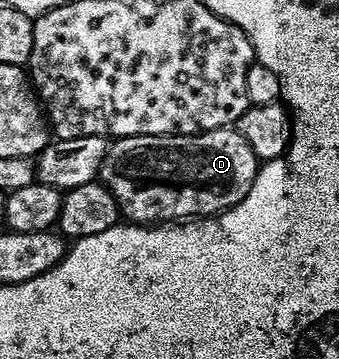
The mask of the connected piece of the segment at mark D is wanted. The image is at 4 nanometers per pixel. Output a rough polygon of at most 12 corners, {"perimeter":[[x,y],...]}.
{"perimeter":[[235,127],[121,137],[99,180],[137,225],[232,209],[258,159]]}

